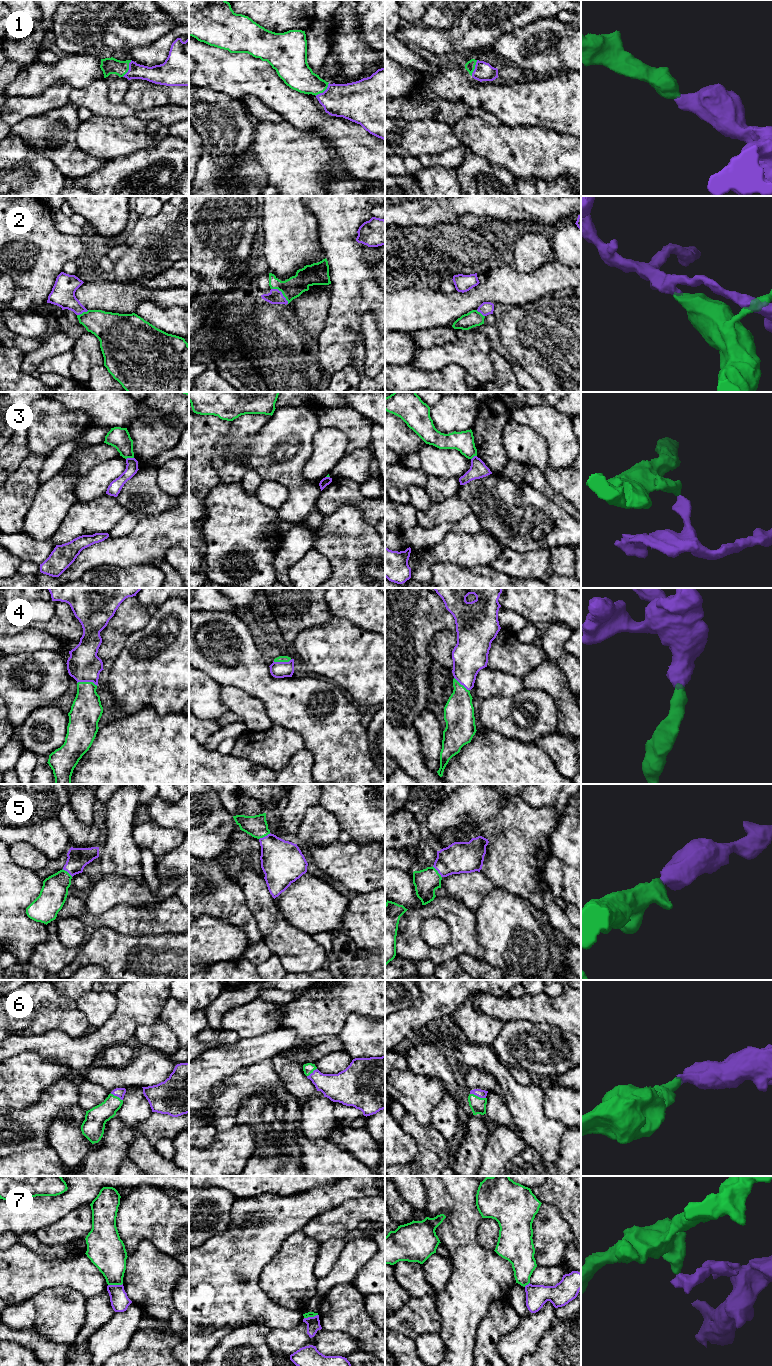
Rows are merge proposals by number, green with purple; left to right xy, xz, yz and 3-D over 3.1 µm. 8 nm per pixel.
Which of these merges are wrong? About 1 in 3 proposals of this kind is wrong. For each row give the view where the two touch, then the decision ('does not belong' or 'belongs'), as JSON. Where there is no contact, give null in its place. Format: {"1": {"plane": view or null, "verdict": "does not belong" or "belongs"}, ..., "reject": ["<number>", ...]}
{"1": {"plane": "xy", "verdict": "belongs"}, "2": {"plane": "xz", "verdict": "belongs"}, "3": {"plane": "xy", "verdict": "does not belong"}, "4": {"plane": "xy", "verdict": "belongs"}, "5": {"plane": "xz", "verdict": "belongs"}, "6": {"plane": "yz", "verdict": "belongs"}, "7": {"plane": "xy", "verdict": "does not belong"}, "reject": ["3", "7"]}

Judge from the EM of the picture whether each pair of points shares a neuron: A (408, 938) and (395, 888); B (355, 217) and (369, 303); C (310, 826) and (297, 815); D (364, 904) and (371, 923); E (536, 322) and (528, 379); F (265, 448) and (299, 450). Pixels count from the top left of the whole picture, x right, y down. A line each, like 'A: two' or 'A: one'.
A: two
B: one
C: two
D: one
E: two
F: one

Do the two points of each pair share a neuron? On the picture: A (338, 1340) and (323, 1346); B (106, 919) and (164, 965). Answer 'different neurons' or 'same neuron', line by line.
A: same neuron
B: different neurons

